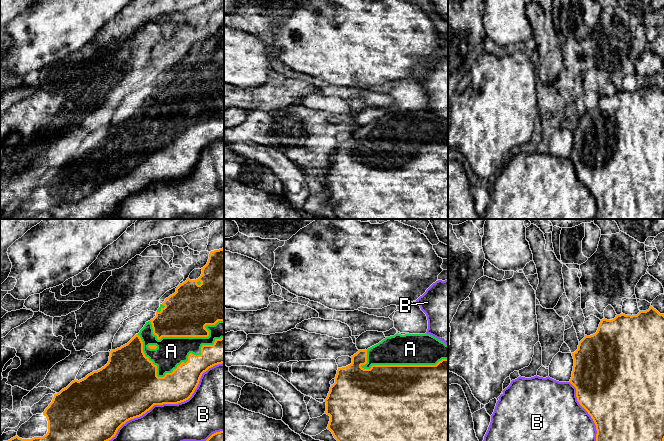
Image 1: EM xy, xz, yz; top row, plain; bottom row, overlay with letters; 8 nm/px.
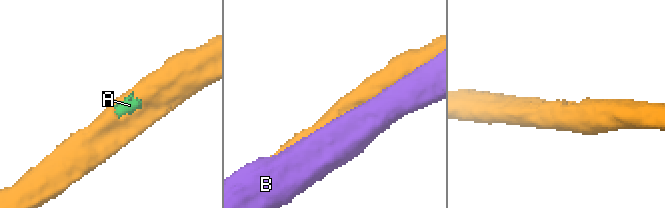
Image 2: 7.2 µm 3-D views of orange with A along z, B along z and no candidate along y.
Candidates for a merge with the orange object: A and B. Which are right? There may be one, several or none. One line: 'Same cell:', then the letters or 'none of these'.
Same cell: A

